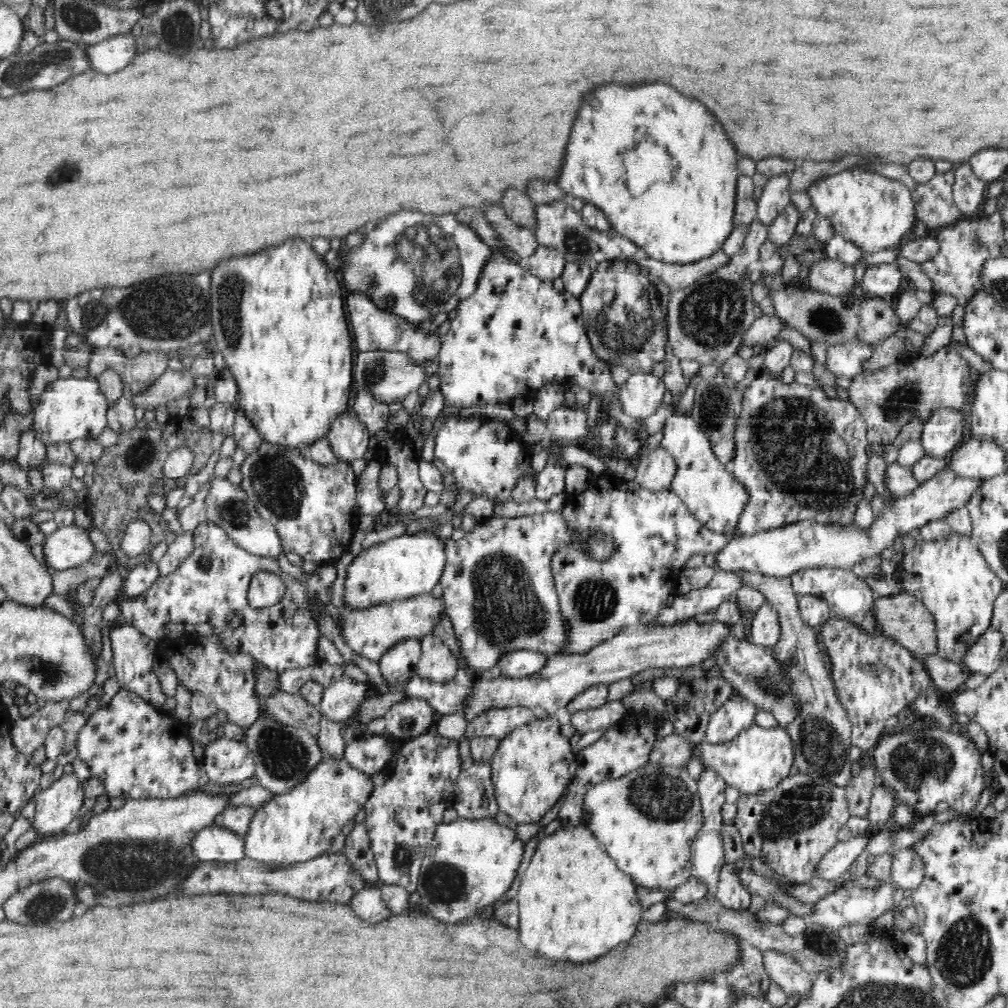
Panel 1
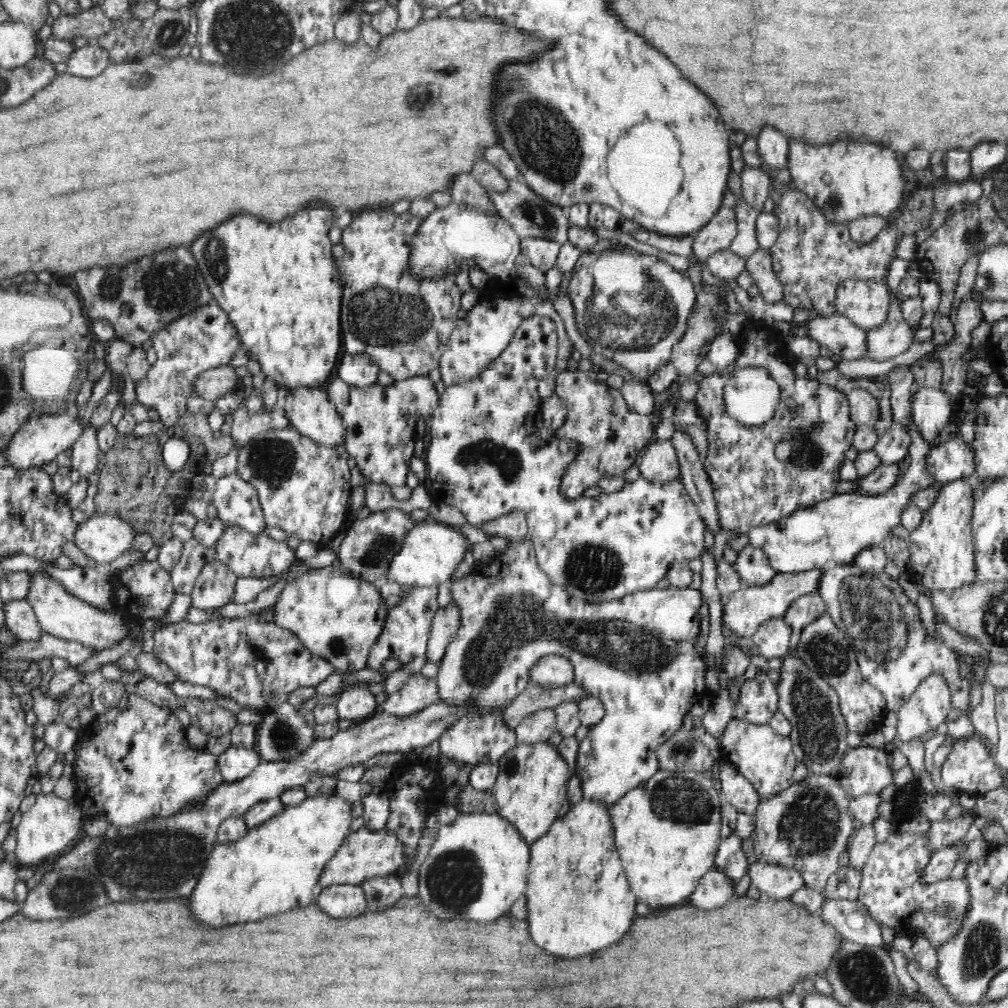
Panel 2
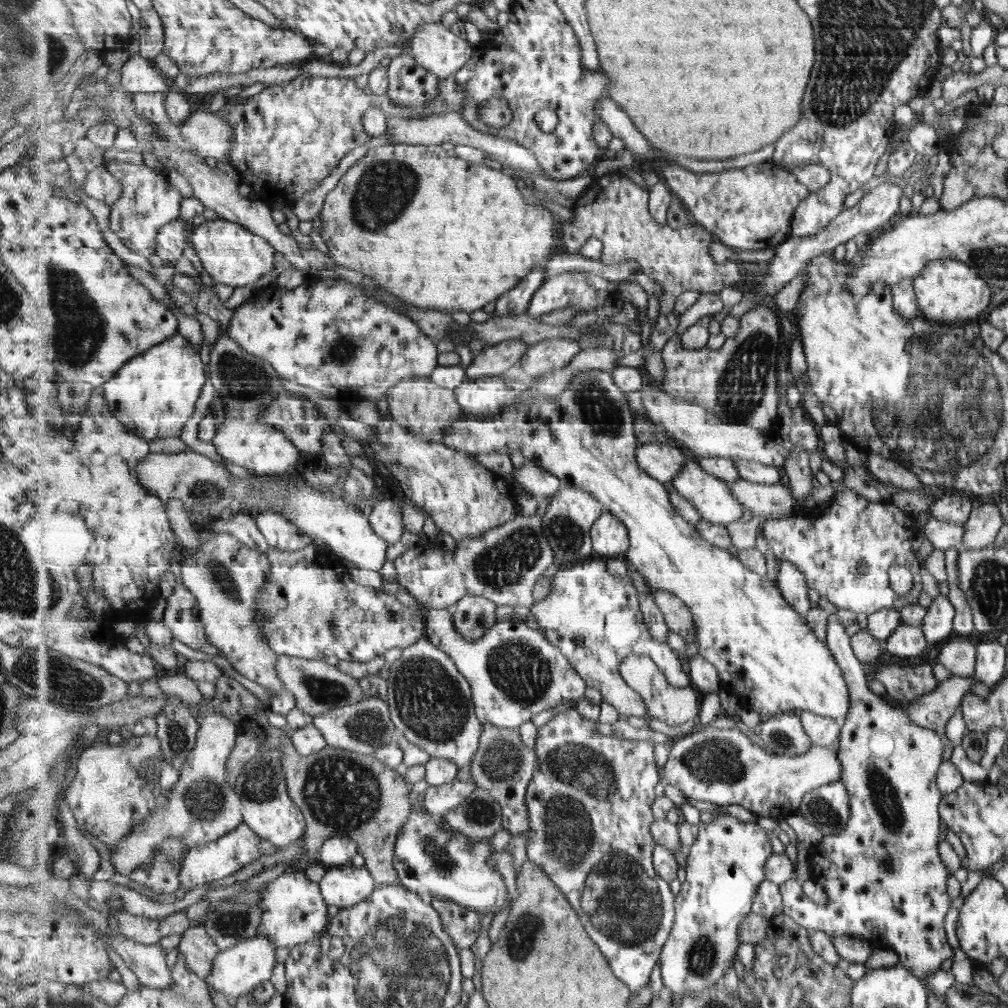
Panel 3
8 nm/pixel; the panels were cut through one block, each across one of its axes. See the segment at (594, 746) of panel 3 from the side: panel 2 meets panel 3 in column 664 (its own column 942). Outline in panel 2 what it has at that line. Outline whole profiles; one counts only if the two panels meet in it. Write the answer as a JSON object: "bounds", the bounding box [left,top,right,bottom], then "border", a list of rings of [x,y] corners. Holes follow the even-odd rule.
{"bounds":[857,829,972,951],"border":[[[895,829],[886,840],[874,843],[868,862],[861,868],[857,902],[884,928],[906,936],[910,942],[928,938],[938,951],[964,928],[972,904],[971,884],[967,878],[946,878],[938,882],[923,882],[932,858],[928,831]]]}

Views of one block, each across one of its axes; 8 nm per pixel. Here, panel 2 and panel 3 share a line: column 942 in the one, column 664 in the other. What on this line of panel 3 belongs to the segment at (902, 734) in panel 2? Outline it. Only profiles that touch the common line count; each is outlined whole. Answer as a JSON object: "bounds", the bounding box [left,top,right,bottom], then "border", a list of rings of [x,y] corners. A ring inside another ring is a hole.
{"bounds":[620,655,702,726],"border":[[[629,655],[621,663],[620,671],[624,679],[645,699],[650,712],[645,716],[648,719],[658,719],[671,726],[680,725],[687,720],[693,720],[699,716],[702,705],[702,693],[698,688],[689,686],[677,688],[669,684],[667,677],[658,667],[658,664],[647,655]]]}

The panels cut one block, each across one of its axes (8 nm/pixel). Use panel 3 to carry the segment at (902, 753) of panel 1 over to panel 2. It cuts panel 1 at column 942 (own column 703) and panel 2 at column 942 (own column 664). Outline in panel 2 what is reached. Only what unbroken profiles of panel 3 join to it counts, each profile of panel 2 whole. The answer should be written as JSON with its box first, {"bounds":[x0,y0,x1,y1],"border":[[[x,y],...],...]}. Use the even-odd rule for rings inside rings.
{"bounds":[940,735,1002,797],"border":[[[974,735],[967,739],[951,740],[951,742],[952,750],[940,771],[944,787],[953,787],[959,794],[966,793],[978,797],[1002,786],[1001,768],[995,762],[994,754],[990,753],[990,748],[982,737]]]}

